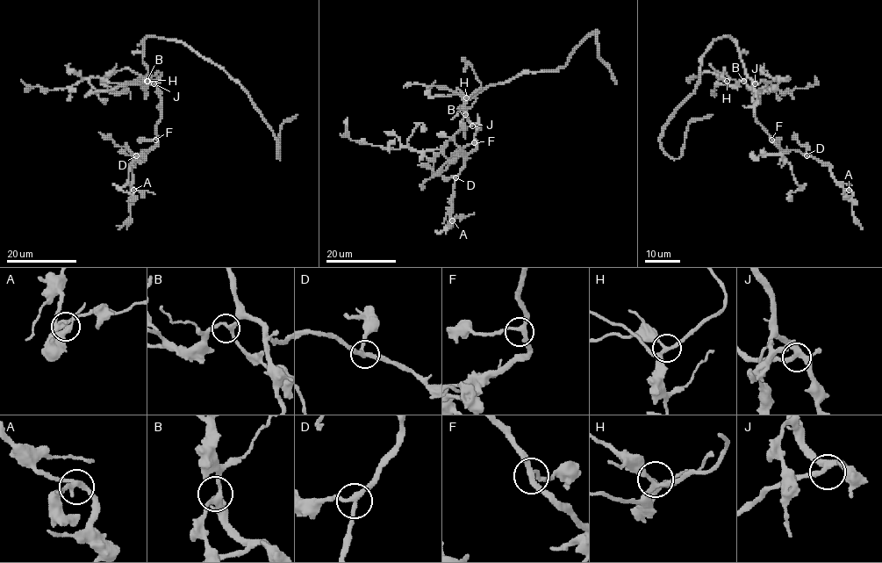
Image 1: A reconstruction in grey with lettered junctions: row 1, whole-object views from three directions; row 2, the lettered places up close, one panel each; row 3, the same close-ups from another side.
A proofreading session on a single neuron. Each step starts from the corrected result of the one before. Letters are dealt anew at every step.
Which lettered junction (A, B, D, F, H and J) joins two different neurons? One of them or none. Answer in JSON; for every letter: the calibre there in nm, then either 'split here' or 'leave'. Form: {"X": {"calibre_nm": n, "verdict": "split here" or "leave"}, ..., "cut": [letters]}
{"A": {"calibre_nm": 260, "verdict": "leave"}, "B": {"calibre_nm": 240, "verdict": "leave"}, "D": {"calibre_nm": 240, "verdict": "leave"}, "F": {"calibre_nm": 260, "verdict": "leave"}, "H": {"calibre_nm": 220, "verdict": "leave"}, "J": {"calibre_nm": 280, "verdict": "leave"}, "cut": []}

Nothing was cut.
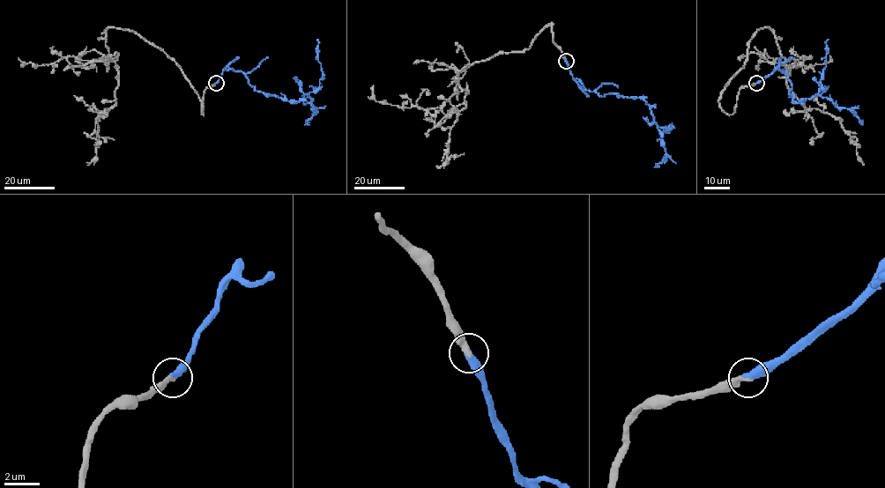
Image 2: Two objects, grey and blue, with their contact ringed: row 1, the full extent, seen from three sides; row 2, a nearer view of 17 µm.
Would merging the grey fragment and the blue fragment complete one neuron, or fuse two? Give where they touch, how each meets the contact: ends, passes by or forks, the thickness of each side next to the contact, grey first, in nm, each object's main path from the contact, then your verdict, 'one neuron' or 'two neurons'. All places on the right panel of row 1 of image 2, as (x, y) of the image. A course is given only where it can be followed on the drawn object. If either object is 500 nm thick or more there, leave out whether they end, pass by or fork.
(756, 83) | grey ends | blue ends | 280/480 nm | grey via (756, 84), (739, 89), (732, 114), (722, 109), (747, 44), (769, 27), (787, 87), (840, 121), (864, 165) | blue via (756, 84), (782, 69), (792, 85), (792, 101), (821, 92), (828, 40) | one neuron

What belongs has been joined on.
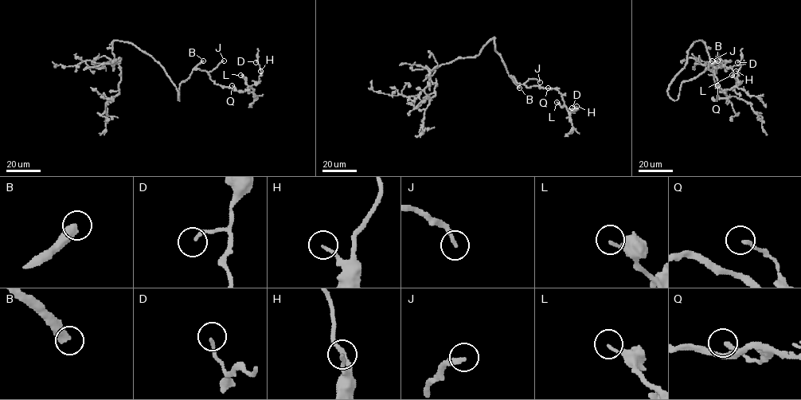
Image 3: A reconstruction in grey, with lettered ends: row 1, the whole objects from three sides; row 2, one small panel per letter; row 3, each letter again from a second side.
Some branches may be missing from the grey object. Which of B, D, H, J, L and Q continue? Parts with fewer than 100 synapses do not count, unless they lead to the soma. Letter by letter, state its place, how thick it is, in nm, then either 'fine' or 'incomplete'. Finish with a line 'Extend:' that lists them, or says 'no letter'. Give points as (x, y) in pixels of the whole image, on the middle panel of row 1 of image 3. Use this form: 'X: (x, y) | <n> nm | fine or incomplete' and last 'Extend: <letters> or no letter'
B: (519, 88) | 480 nm | incomplete
D: (572, 107) | 150 nm | fine
H: (576, 106) | 110 nm | fine
J: (540, 82) | 240 nm | incomplete
L: (556, 102) | 130 nm | fine
Q: (548, 88) | 190 nm | fine
Extend: B, J

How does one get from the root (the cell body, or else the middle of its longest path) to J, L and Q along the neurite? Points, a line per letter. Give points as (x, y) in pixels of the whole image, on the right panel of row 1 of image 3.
J: (675, 78), (667, 90), (674, 100), (683, 81), (705, 69), (714, 72), (709, 69), (712, 60)
L: (675, 78), (667, 90), (674, 100), (683, 81), (705, 69), (714, 71), (720, 92), (736, 85), (732, 75)
Q: (675, 78), (667, 90), (674, 100), (683, 81), (705, 69), (714, 71), (717, 91), (717, 85)

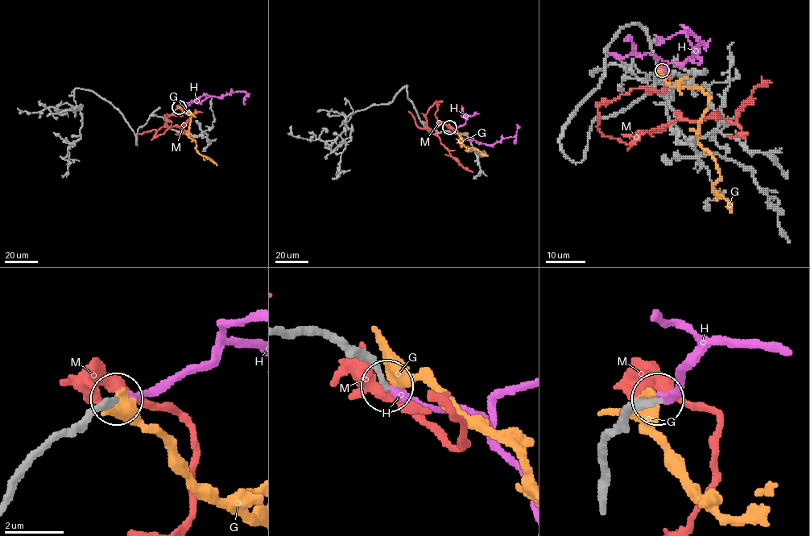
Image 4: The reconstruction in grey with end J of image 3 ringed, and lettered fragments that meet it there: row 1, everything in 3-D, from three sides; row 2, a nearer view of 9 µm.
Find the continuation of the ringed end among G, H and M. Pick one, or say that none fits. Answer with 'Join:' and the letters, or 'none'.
Join: H

